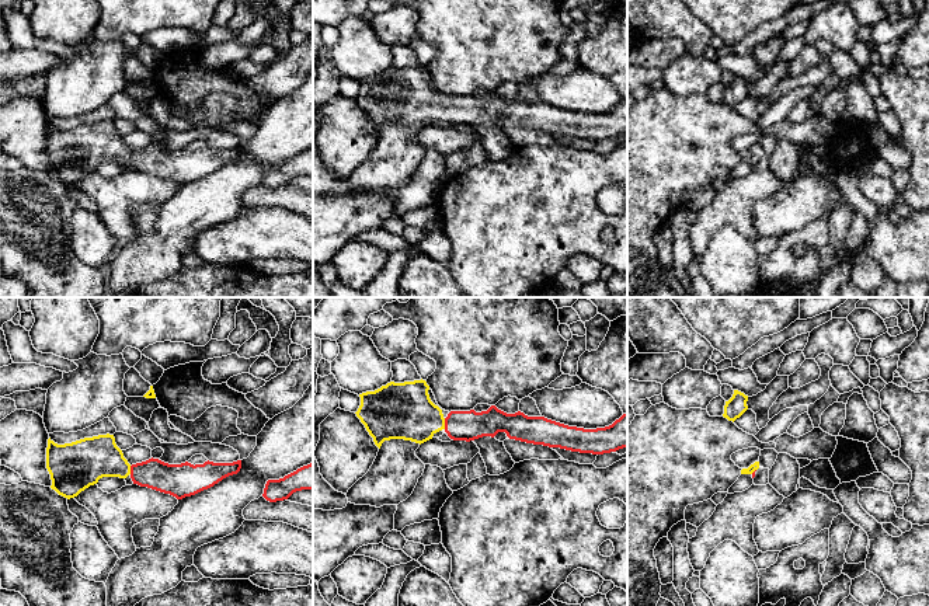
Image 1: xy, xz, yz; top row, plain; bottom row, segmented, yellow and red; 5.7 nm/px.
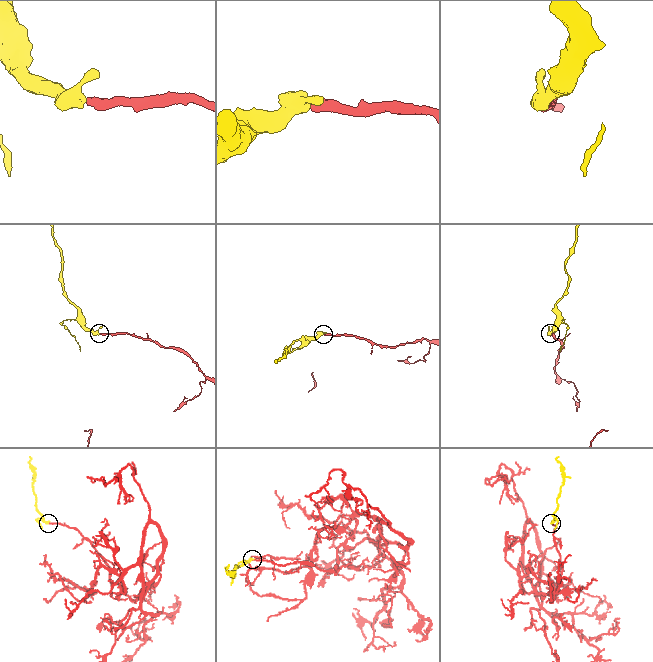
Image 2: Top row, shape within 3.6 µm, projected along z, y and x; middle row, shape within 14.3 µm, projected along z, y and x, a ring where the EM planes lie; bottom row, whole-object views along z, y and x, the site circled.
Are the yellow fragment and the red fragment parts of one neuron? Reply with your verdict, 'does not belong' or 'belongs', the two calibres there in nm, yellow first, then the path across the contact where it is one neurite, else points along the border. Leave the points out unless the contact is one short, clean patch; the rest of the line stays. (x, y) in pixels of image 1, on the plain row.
belongs | 320/180 nm | across xz (404, 96), (416, 104), (444, 110), (460, 111)

